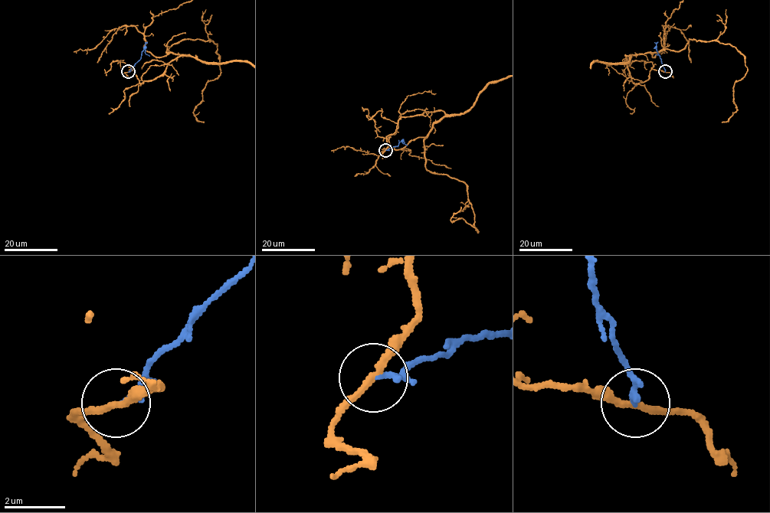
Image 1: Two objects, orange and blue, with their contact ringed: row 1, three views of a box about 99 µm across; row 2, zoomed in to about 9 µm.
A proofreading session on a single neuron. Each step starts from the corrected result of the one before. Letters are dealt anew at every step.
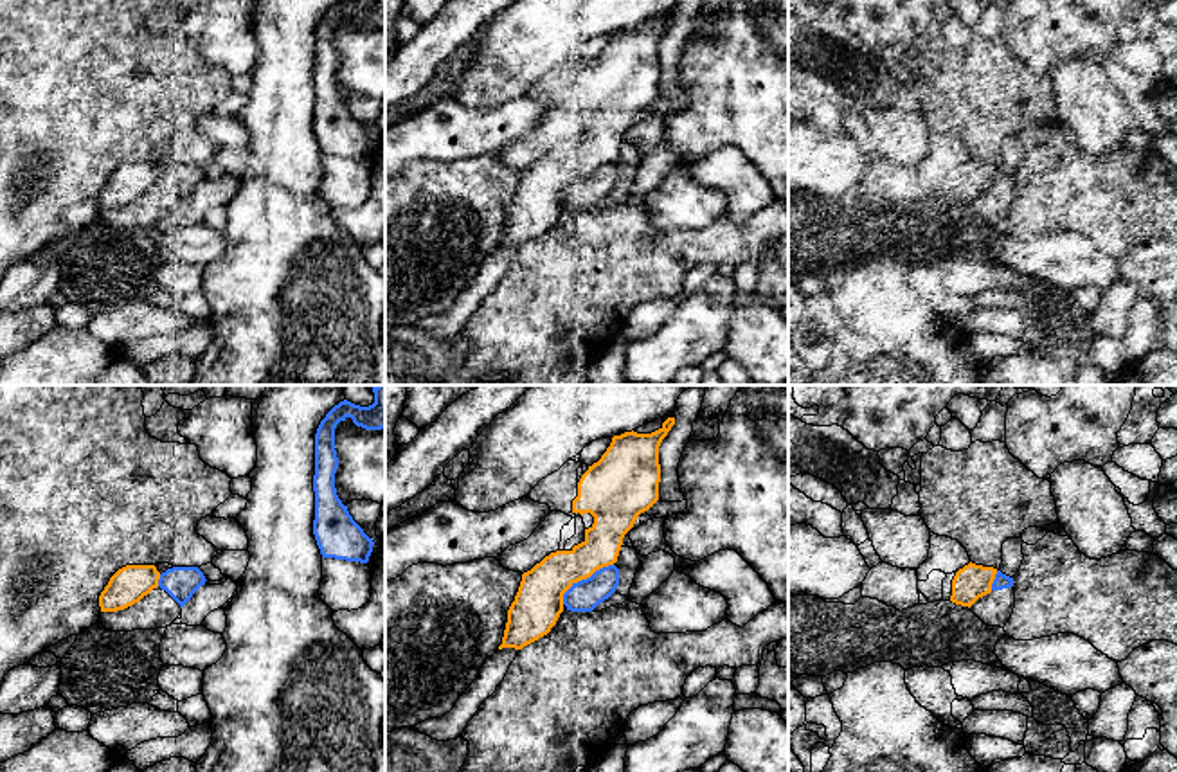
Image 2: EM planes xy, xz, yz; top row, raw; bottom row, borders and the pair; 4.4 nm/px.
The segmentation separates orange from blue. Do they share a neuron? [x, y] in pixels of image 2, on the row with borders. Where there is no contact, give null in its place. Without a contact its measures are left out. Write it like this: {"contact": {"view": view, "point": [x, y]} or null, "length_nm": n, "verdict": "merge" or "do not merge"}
{"contact": {"view": "xz", "point": [584, 578]}, "length_nm": 300, "verdict": "do not merge"}

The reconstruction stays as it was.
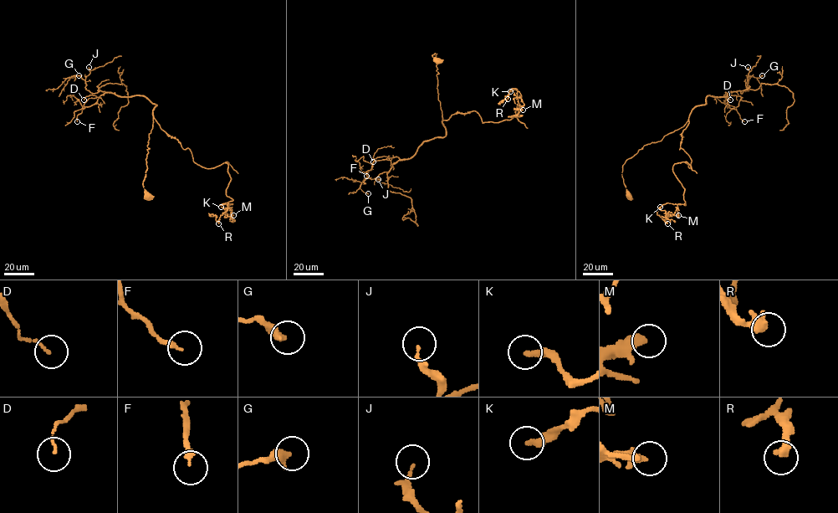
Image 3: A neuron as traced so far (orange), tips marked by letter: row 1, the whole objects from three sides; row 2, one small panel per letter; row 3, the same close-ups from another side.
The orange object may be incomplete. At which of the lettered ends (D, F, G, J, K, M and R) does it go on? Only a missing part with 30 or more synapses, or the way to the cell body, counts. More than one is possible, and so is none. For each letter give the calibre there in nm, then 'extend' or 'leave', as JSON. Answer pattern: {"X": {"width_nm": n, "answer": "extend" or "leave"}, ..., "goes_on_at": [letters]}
{"D": {"width_nm": 110, "answer": "leave"}, "F": {"width_nm": 220, "answer": "leave"}, "G": {"width_nm": 400, "answer": "leave"}, "J": {"width_nm": 100, "answer": "leave"}, "K": {"width_nm": 300, "answer": "leave"}, "M": {"width_nm": 360, "answer": "leave"}, "R": {"width_nm": 400, "answer": "leave"}, "goes_on_at": []}

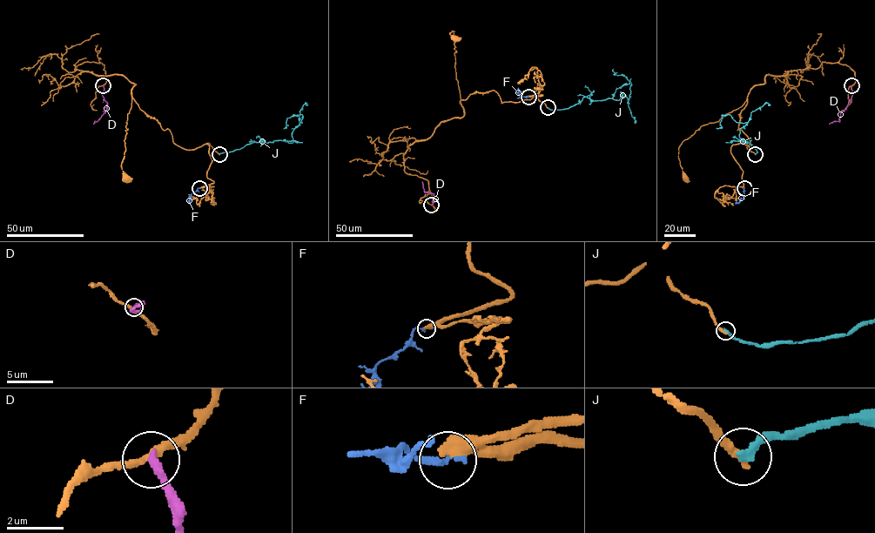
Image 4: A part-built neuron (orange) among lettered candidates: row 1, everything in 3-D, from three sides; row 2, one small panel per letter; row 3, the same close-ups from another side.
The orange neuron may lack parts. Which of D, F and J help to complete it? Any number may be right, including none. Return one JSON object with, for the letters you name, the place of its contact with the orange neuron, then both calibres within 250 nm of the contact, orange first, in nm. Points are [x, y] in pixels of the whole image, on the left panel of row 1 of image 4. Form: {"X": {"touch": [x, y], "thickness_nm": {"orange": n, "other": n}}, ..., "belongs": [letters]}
{"belongs": []}

